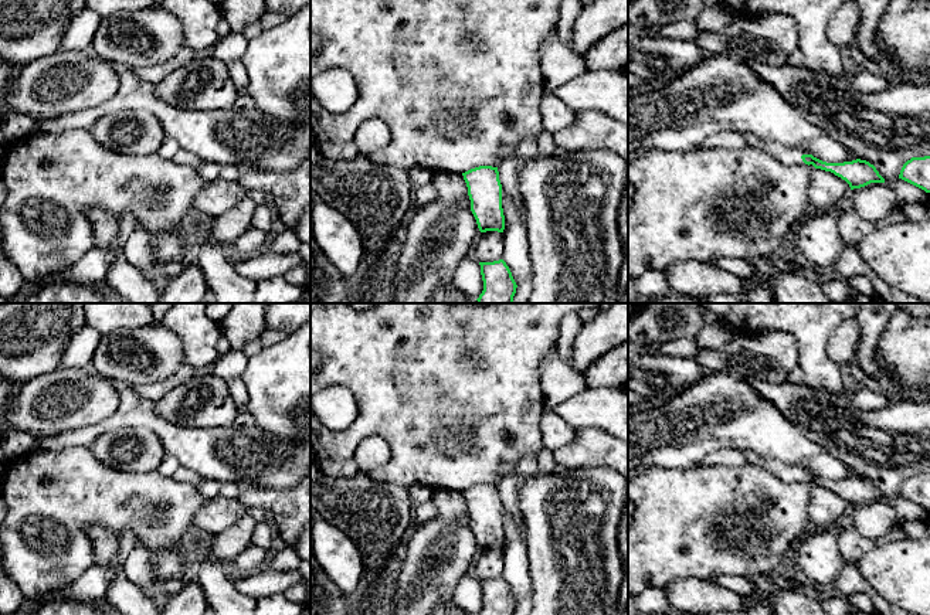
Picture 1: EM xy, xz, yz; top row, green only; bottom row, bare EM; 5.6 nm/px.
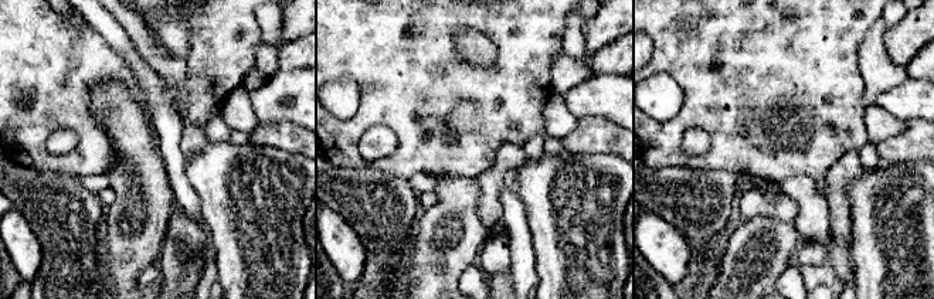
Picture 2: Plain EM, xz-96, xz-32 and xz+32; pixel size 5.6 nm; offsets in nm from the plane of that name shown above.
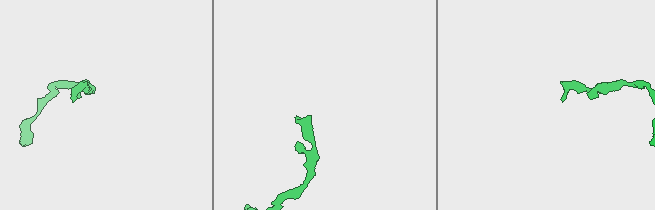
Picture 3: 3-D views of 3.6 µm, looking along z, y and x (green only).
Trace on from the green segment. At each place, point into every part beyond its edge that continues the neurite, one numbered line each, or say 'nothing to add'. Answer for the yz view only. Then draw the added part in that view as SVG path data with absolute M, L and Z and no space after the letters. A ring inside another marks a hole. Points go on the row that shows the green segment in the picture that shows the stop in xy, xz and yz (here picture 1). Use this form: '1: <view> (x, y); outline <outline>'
1: yz (788, 156); outline M743 132L741 136L744 137L749 146L753 146L753 147L757 147L760 150L770 153L771 156L774 156L784 164L794 166L794 164L804 163L797 149L788 149L775 142L761 139L751 132Z

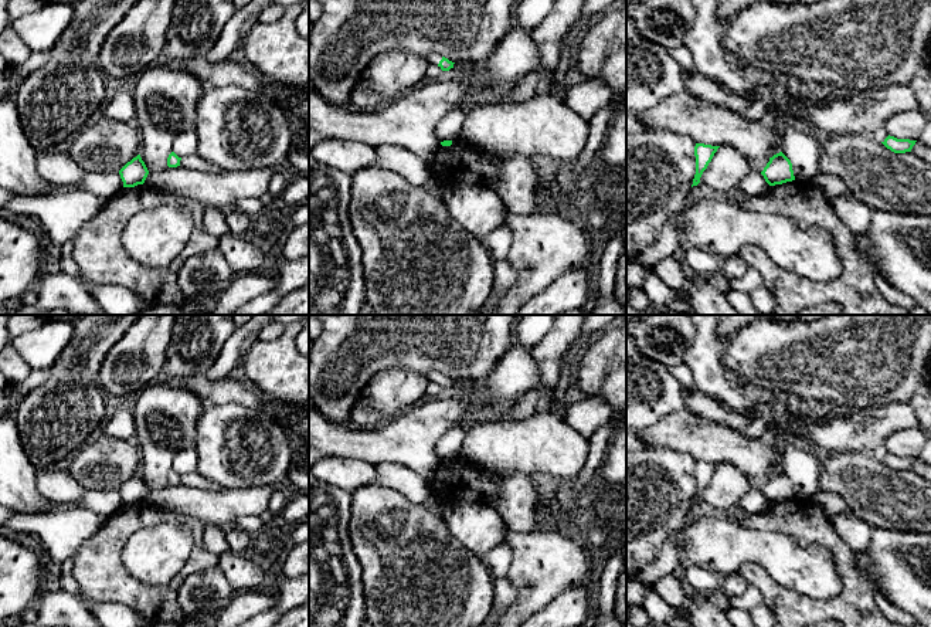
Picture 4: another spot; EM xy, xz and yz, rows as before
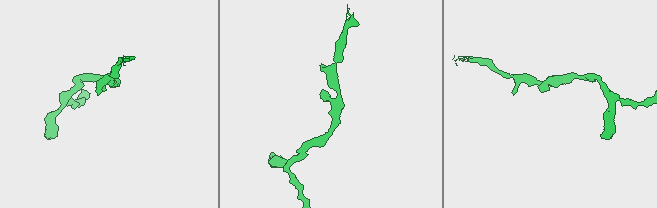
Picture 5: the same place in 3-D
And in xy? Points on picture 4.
nothing to add

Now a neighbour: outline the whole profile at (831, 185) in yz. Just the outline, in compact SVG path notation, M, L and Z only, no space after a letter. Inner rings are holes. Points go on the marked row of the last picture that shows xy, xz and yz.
M819 172L811 183L819 187L829 199L849 193L845 182L833 173Z

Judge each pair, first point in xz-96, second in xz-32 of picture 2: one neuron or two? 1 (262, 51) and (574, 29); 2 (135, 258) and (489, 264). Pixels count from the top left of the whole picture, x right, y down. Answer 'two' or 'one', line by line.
1: one
2: two

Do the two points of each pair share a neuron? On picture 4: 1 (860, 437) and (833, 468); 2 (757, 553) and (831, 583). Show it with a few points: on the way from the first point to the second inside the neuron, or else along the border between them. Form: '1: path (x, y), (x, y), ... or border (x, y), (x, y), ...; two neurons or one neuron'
1: border (870, 453), (833, 451), (828, 454); two neurons
2: path (775, 553), (788, 563), (812, 572); one neuron

